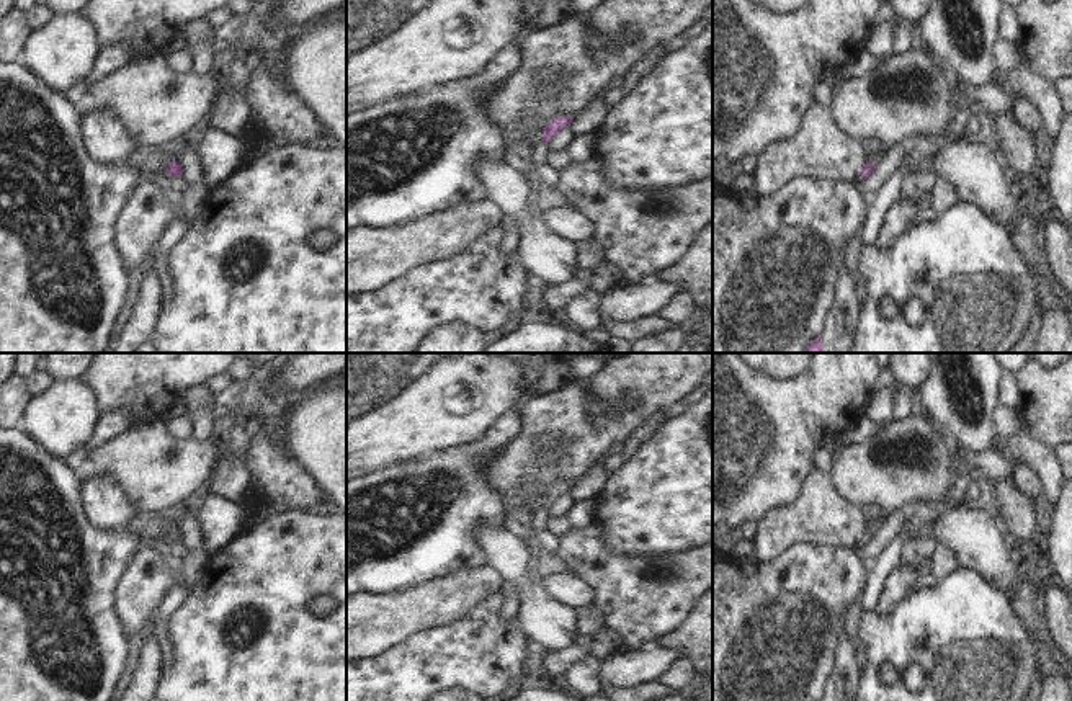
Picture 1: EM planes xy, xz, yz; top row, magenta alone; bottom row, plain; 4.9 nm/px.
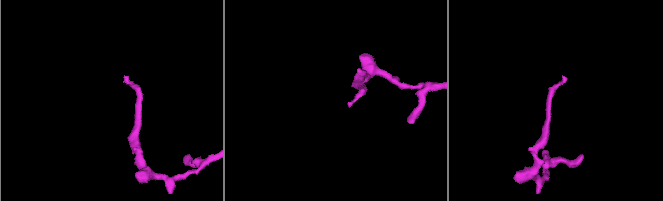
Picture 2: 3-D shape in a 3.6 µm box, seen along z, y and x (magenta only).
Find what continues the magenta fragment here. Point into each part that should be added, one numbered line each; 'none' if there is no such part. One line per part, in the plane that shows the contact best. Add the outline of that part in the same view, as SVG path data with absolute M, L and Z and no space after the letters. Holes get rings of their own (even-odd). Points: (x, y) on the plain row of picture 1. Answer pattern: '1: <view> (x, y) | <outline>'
1: yz (894, 523) | M900 507L887 515L873 539L863 546L855 546L863 562L874 562L882 551L899 536L907 523L907 508Z

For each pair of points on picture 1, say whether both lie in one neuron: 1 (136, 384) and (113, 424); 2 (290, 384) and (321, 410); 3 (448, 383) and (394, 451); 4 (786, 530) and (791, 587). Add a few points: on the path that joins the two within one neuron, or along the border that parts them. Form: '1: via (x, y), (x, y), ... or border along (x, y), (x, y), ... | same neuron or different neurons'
1: border along (100, 412), (120, 409), (129, 424) | different neurons
2: border along (329, 378), (306, 384), (286, 396) | different neurons
3: via (440, 399), (404, 435) | same neuron
4: border along (826, 544), (793, 543), (765, 561), (752, 556) | different neurons

